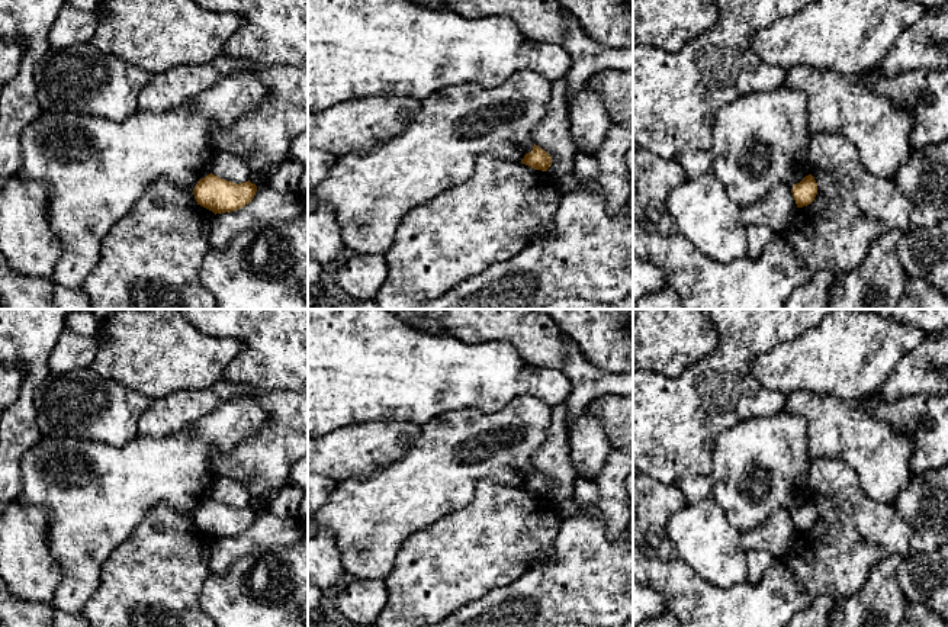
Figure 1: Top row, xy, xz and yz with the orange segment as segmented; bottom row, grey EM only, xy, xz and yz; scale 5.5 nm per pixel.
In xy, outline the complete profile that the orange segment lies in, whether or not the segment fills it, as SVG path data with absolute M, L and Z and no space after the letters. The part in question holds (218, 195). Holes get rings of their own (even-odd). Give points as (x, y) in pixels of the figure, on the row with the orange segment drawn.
M208 174L200 179L193 189L197 205L216 213L234 212L248 205L256 196L257 186L250 180L245 183L232 183Z

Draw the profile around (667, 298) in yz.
M663 287L659 292L642 298L634 309L685 309L681 305L679 296L671 287Z

